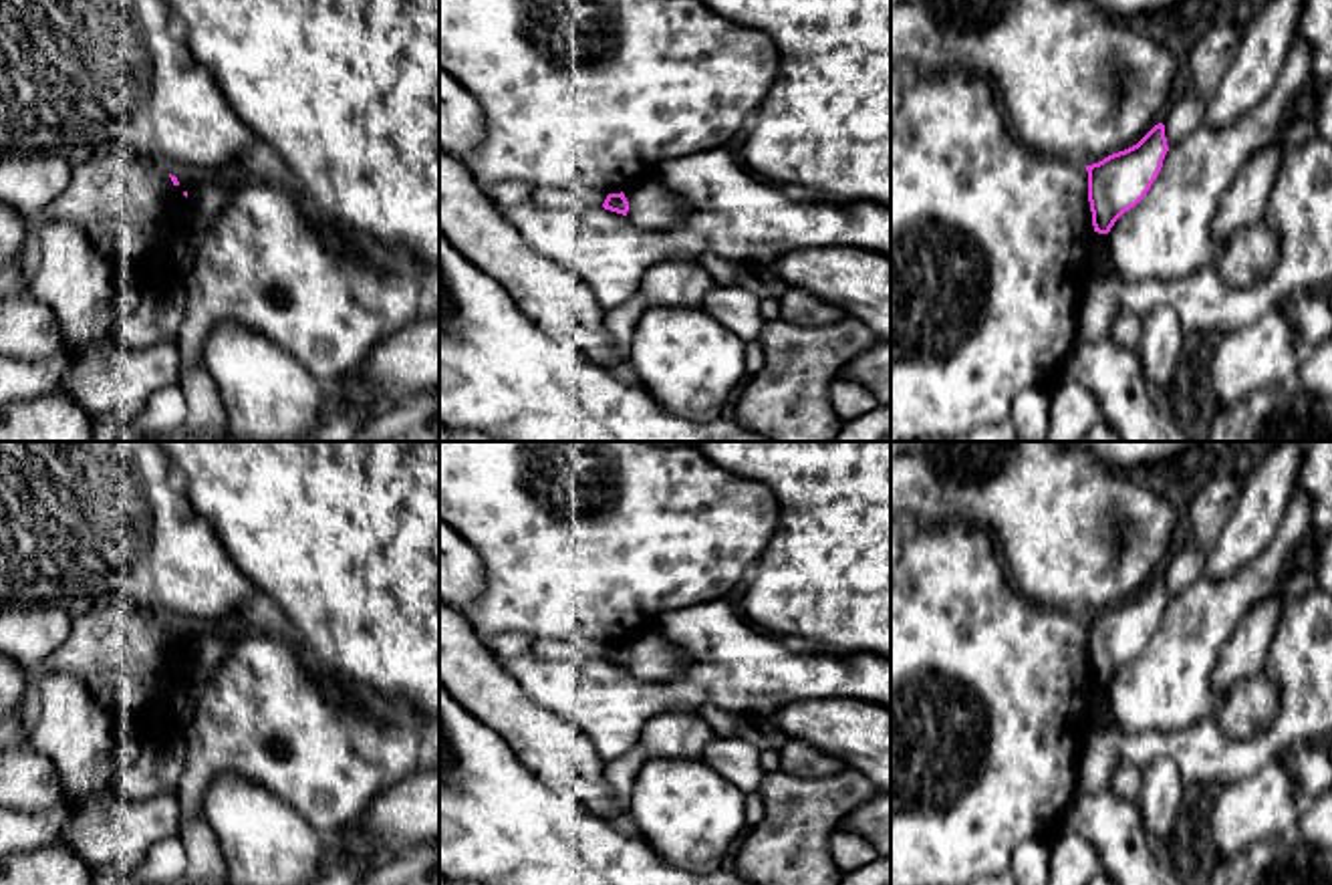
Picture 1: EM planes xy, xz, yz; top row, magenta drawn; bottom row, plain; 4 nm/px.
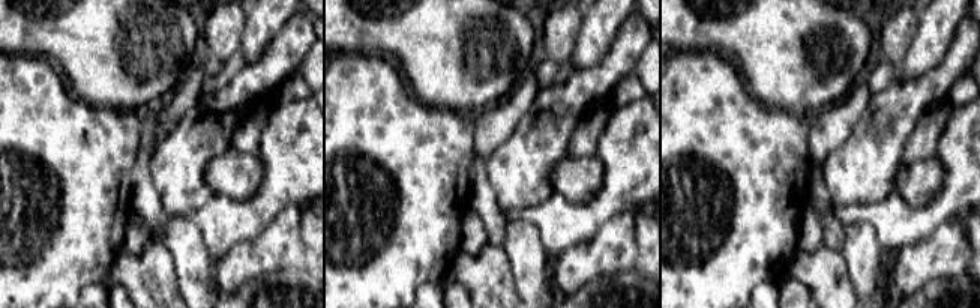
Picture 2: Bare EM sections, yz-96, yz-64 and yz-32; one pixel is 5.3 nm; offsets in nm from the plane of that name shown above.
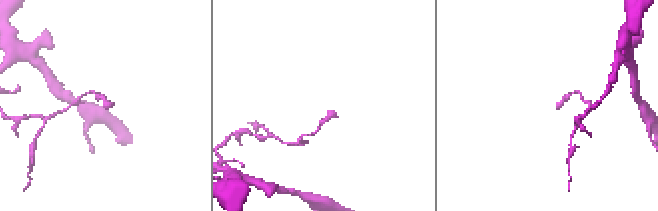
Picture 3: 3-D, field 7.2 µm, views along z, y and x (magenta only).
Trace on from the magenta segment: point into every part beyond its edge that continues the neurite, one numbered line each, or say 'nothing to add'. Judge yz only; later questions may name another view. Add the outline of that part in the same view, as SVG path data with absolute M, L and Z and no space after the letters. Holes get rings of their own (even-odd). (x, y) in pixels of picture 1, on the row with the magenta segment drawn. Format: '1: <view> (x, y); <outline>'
nothing to add

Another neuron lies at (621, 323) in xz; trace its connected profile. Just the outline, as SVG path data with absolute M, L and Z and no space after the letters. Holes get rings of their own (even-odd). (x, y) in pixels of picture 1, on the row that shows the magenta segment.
M637 292L625 306L615 312L607 312L605 329L611 335L621 361L627 361L631 335L647 308L649 304L645 302L645 296Z

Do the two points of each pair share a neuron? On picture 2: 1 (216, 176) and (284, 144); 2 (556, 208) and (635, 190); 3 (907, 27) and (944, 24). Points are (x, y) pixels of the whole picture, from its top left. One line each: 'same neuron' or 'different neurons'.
1: different neurons
2: same neuron
3: different neurons

